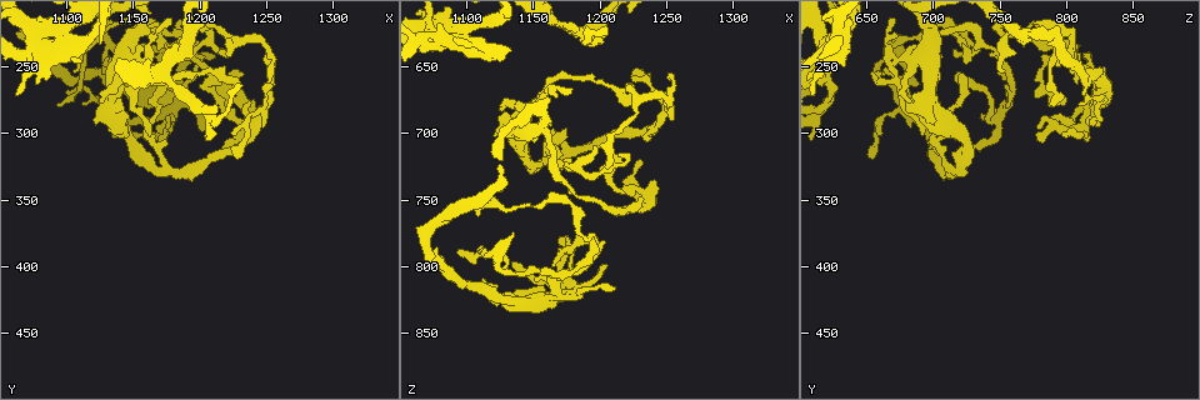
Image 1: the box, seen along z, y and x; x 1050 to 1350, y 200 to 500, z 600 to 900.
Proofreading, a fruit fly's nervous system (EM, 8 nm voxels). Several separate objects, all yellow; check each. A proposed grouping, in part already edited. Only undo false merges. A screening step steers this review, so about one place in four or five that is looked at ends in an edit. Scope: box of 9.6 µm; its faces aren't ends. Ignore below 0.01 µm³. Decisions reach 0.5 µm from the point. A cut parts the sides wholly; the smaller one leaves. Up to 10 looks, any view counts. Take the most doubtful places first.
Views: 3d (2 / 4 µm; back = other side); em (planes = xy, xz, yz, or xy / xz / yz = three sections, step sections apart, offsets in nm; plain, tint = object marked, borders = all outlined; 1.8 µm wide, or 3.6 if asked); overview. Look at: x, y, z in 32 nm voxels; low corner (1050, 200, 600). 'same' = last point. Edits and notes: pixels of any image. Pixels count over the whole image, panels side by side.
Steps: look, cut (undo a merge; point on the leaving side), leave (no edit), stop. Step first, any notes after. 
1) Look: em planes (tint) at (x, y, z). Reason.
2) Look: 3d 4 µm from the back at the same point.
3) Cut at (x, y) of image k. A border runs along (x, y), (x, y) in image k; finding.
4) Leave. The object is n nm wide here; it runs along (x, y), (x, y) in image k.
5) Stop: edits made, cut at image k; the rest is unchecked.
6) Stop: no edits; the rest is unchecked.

Look: em 3.6 µm planes (tint) at (1248, 282, 684). Arms part here.

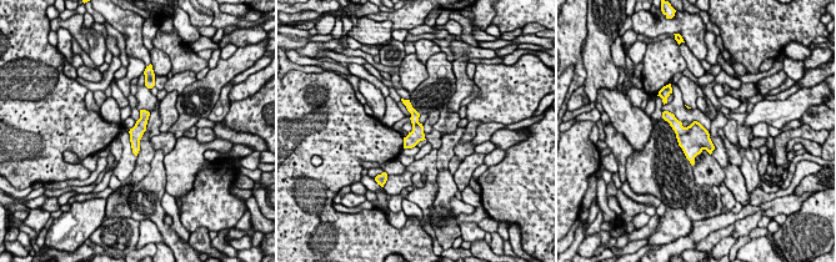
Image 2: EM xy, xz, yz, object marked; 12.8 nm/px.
Leave. It runs along (143, 112), (135, 150) in image 2; continuous, no second cell.

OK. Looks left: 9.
Look: 3d 2 µm from the back at (1082, 232, 630).

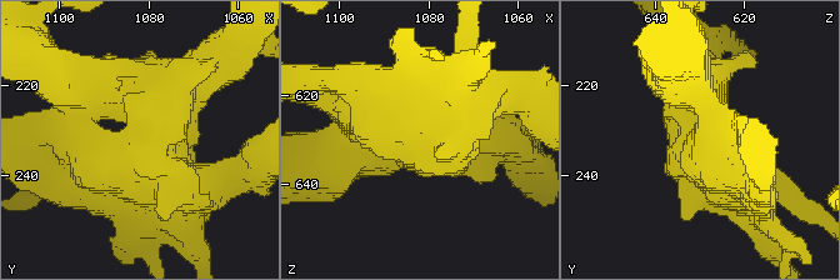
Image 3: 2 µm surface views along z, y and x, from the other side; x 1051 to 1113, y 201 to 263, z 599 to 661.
Look: em planes (plain) at (1081, 232, 631). Shape alone is not enough.

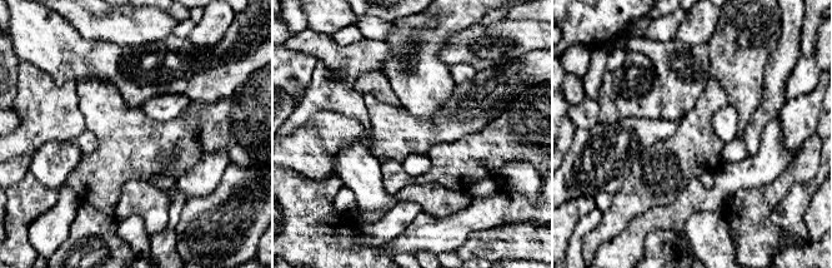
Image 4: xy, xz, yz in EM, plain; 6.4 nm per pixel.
Look: em planes (tint) at the same point.

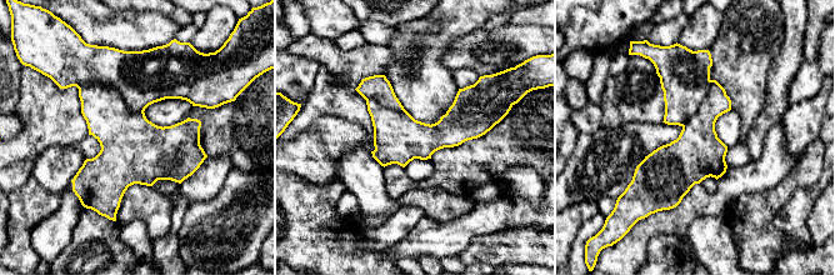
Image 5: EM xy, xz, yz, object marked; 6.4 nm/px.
Cut at (143, 78) of image 5. The object is 320 nm wide here; two cells meet here.

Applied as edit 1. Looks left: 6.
Look: em 3.6 µm planes (tint) at (1110, 260, 814). Sharp bend.

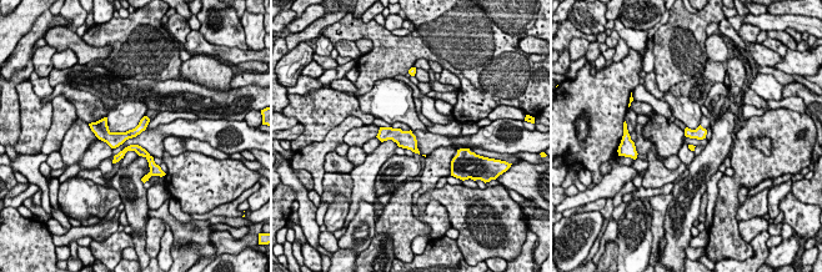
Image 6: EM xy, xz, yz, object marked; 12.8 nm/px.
Leave. The object is 160 nm wide here; all the same cell.

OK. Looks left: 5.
Look: em xy step 8 (tint) at (1070, 226, 784). Abrupt turn.

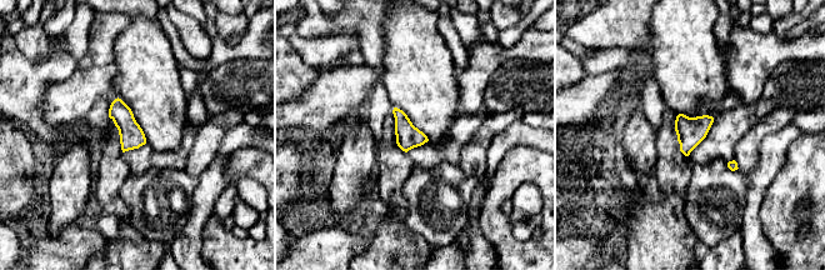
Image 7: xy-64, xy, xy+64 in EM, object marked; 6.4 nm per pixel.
Leave. The object is 160 nm wide here; all the same cell.

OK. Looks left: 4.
Stop: edits made, cut at image 5; the rest is unchecked.

